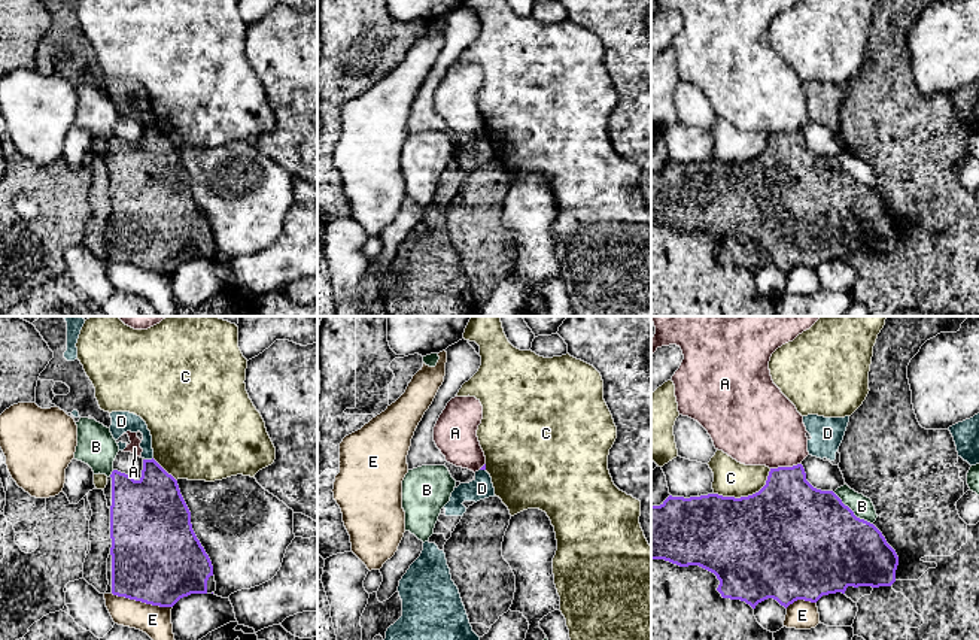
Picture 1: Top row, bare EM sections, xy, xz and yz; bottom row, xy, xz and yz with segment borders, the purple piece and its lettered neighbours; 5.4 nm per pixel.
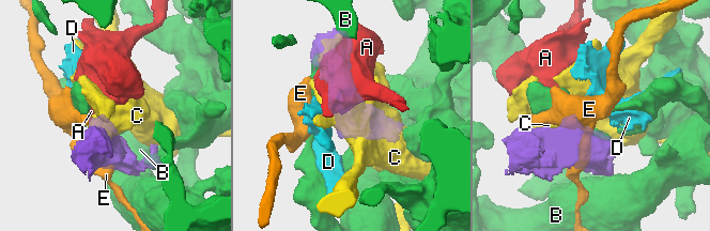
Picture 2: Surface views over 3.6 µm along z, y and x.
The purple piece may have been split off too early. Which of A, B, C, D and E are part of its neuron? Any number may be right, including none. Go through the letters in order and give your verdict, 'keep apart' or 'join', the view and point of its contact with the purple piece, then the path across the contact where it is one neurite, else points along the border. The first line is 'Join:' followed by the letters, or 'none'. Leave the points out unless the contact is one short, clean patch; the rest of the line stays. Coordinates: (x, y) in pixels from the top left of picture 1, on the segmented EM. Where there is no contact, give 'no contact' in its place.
Join: none
A: keep apart | yz (786, 467) | along yz (800, 463), (771, 469)
B: keep apart | yz (853, 512)
C: keep apart | yz (748, 496)
D: keep apart | xy (148, 460) | along xy (152, 457), (145, 460)
E: keep apart | xy (142, 601) | along xy (112, 593), (172, 607)

